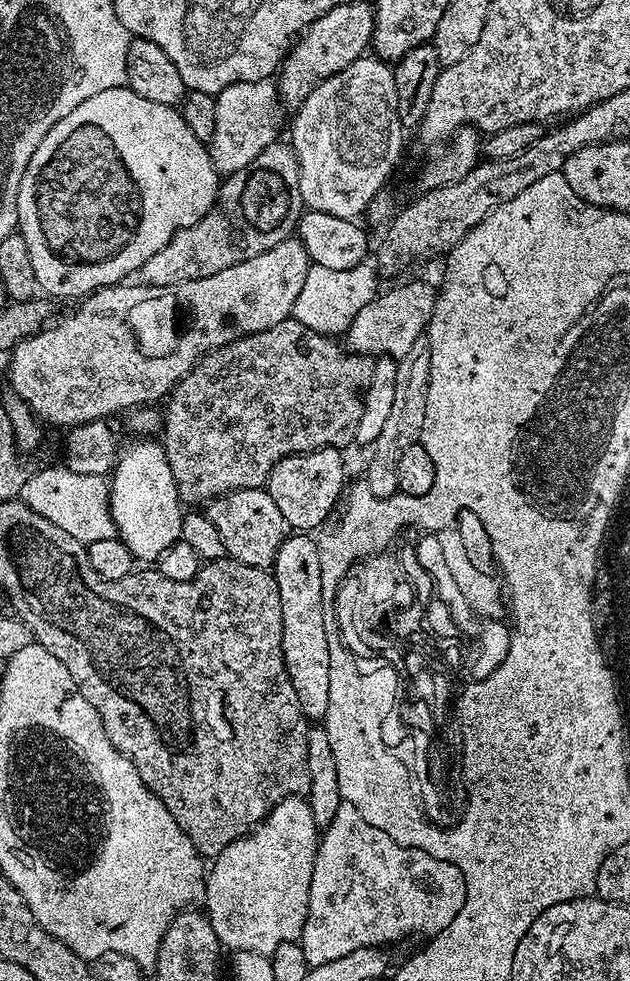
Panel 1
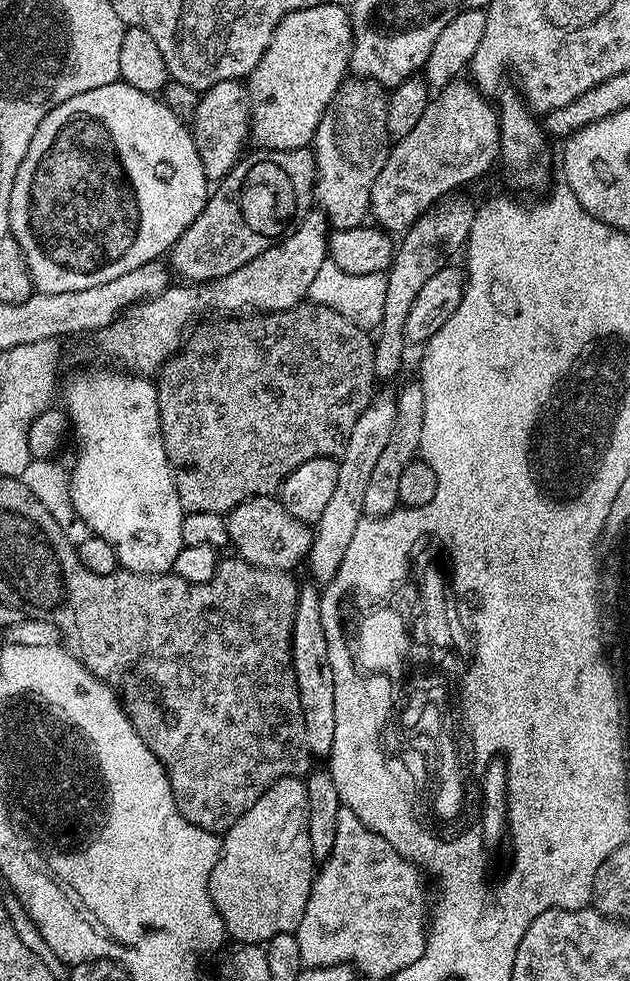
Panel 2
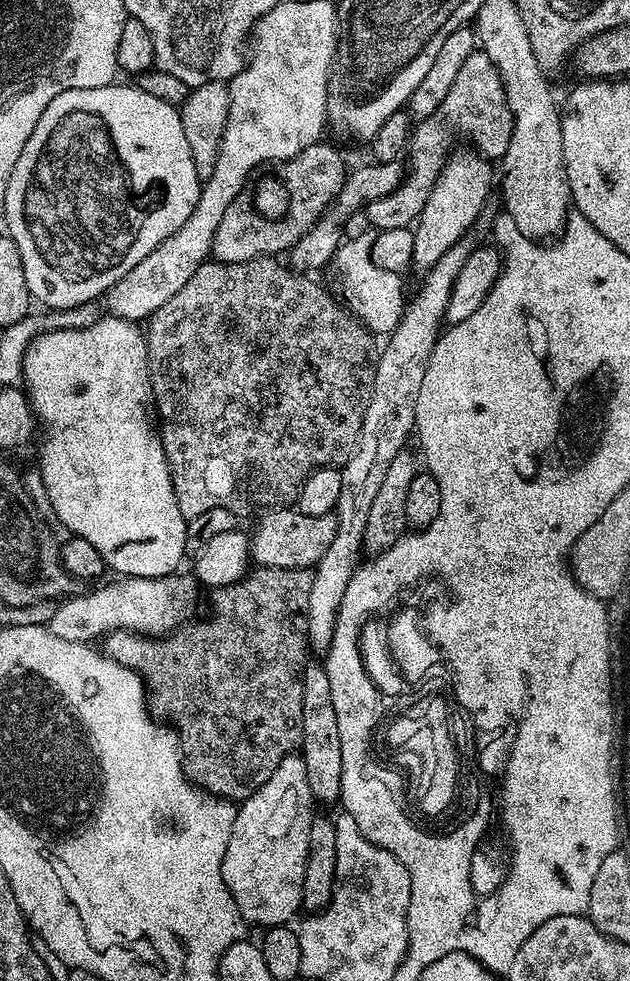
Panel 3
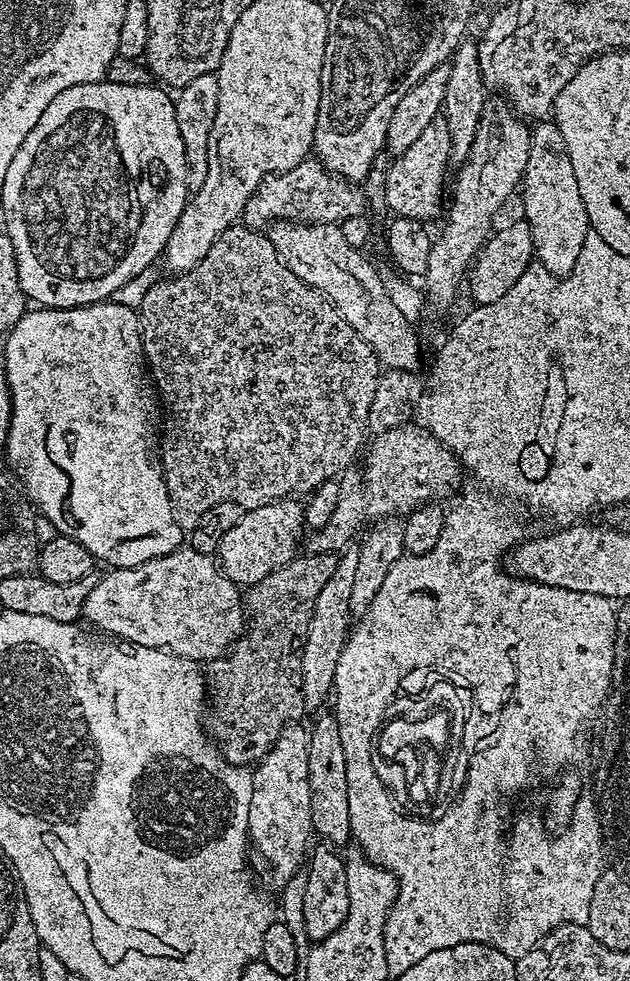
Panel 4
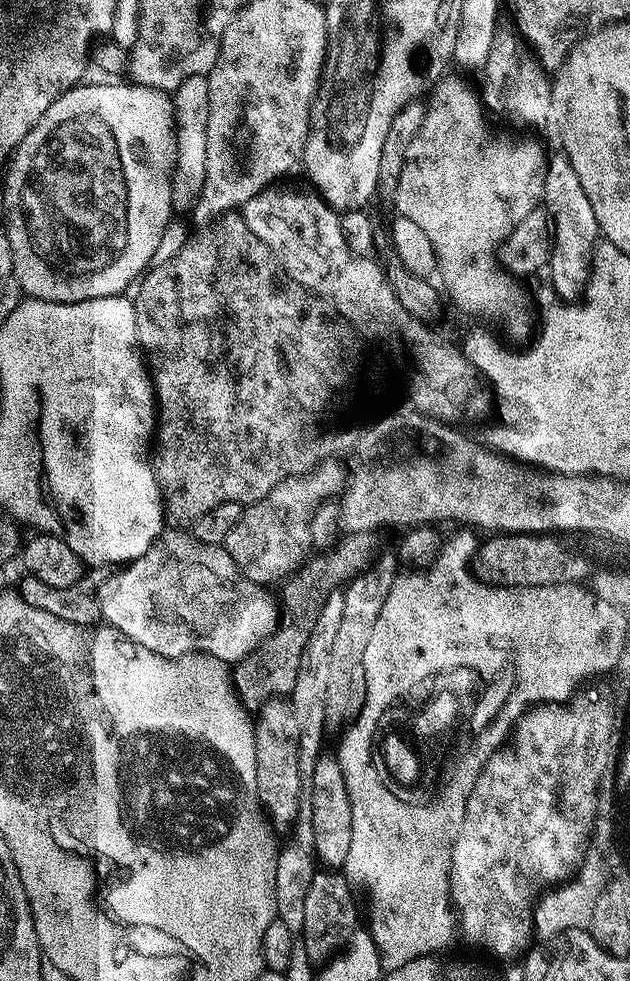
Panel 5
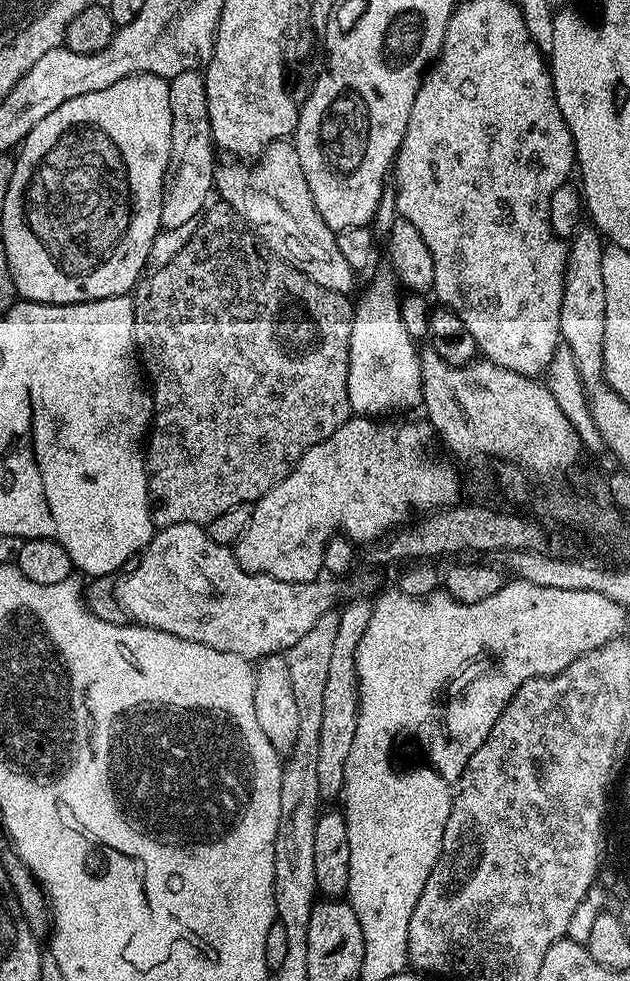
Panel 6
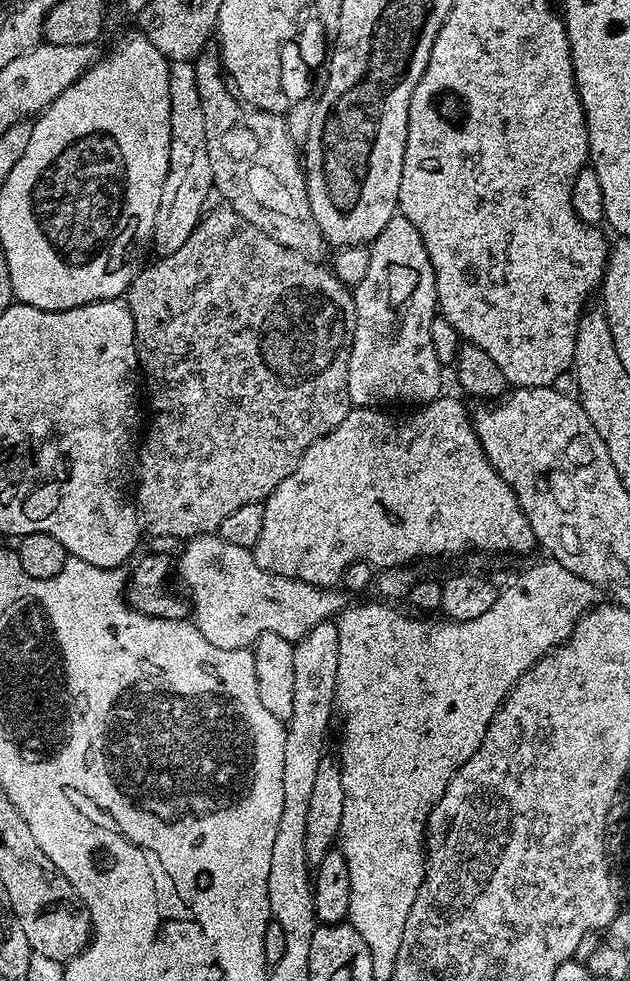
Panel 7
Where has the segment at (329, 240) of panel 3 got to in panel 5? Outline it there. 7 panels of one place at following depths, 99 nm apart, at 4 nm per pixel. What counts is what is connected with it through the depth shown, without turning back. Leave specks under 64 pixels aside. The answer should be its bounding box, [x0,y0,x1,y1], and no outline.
[394,79,544,341]

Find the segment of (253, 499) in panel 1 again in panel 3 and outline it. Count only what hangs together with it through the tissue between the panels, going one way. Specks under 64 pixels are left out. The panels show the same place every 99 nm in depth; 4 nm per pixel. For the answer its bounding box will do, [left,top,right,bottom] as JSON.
[250,506,336,569]

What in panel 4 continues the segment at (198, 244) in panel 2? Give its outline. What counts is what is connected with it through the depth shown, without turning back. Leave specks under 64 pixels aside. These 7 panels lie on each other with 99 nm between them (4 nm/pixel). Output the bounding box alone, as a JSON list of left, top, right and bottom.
[242,158,369,230]

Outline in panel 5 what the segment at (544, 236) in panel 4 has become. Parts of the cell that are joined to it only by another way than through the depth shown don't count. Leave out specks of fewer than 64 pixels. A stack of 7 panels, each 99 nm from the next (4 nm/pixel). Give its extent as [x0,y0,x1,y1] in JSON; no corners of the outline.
[543,154,601,302]

